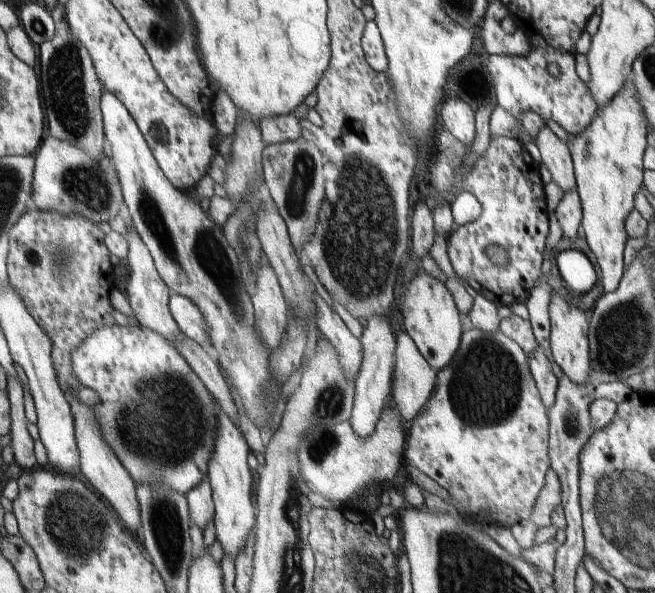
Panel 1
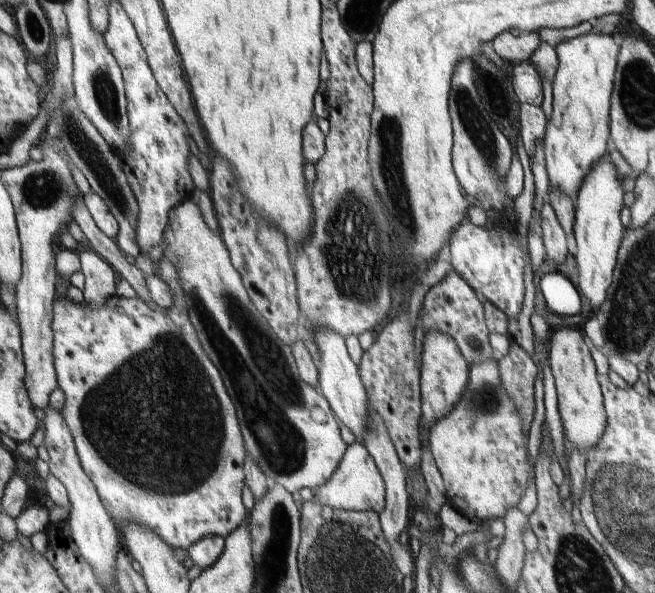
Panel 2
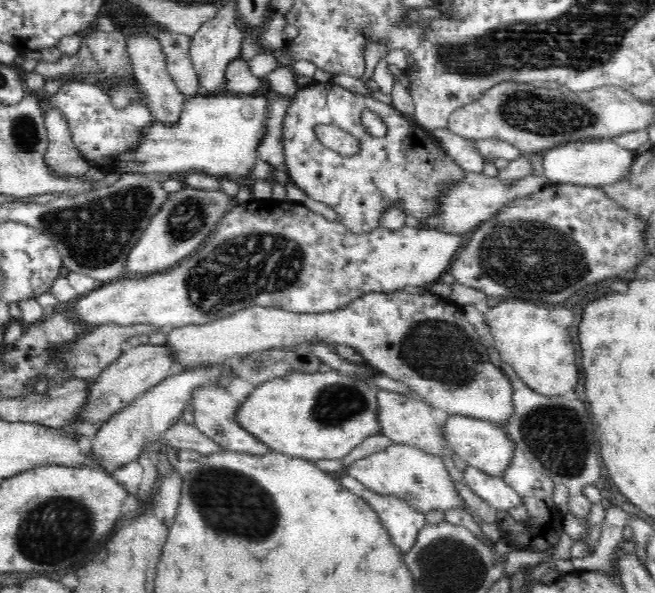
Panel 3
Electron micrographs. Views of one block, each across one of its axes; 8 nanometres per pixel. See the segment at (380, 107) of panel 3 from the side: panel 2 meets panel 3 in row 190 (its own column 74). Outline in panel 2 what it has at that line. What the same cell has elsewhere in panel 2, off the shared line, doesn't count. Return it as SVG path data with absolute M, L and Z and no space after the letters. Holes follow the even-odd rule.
M166 257L161 258L155 265L159 276L168 283L168 286L171 286L175 294L174 304L169 309L162 312L153 311L138 296L126 298L114 294L108 297L102 306L90 304L87 298L82 303L75 303L65 298L56 300L55 320L51 322L51 326L55 327L55 361L59 388L66 396L62 414L72 433L82 468L94 483L108 514L120 524L127 522L131 525L137 522L147 526L174 549L179 547L186 551L190 545L194 545L202 537L218 535L226 538L228 534L242 525L247 515L250 515L249 509L243 503L243 490L246 486L243 462L247 450L237 419L235 403L228 394L220 370L204 352L197 330L192 326L190 316L188 316L186 295L183 294L183 284L179 280L178 268Z

